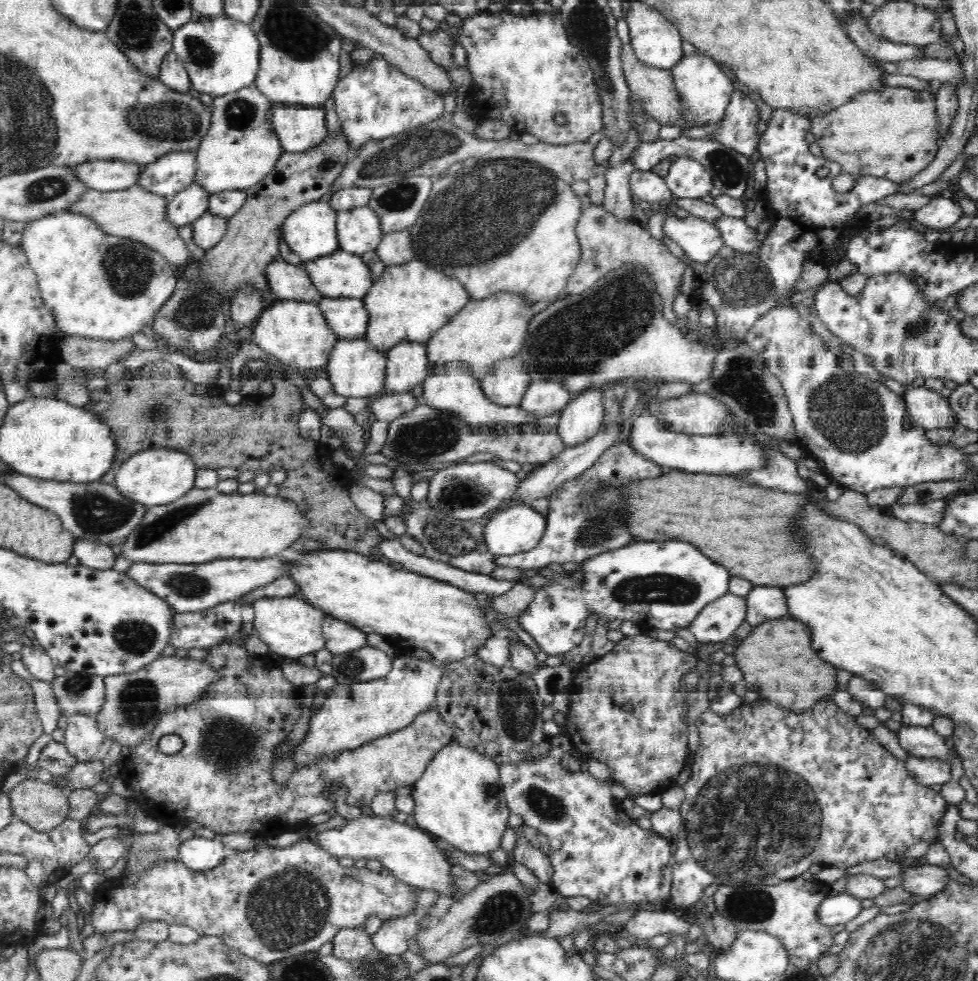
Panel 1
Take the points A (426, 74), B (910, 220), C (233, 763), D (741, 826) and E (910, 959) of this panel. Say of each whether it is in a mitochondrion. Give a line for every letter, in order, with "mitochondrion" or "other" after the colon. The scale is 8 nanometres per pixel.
A: other
B: other
C: mitochondrion
D: mitochondrion
E: mitochondrion

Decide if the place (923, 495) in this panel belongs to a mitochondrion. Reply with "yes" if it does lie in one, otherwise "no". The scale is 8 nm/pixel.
no

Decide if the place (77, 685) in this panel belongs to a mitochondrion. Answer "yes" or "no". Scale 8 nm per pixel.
yes

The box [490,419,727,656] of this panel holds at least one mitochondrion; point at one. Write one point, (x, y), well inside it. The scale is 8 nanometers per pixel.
(670, 587)

